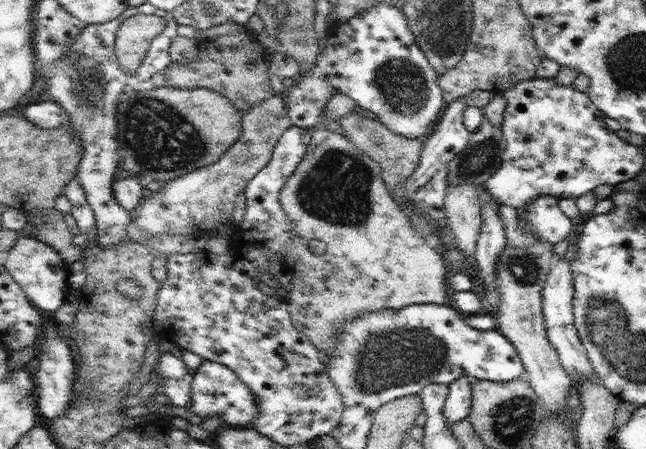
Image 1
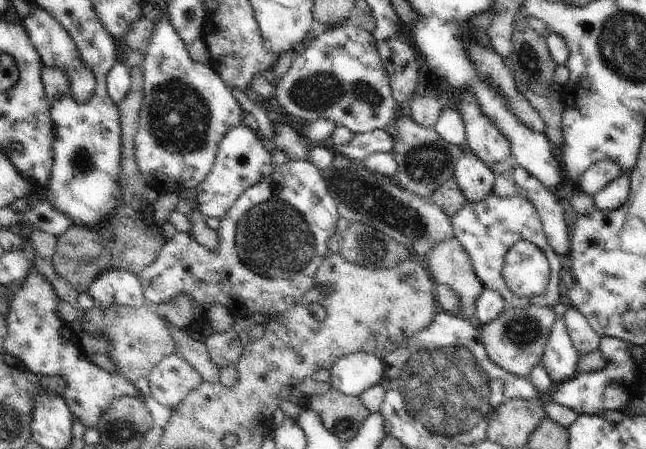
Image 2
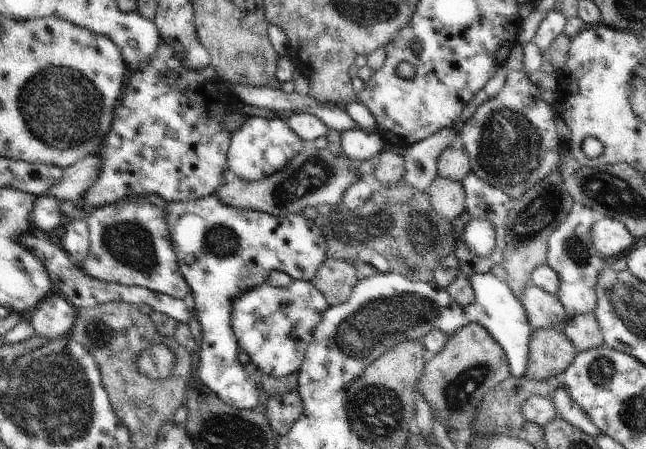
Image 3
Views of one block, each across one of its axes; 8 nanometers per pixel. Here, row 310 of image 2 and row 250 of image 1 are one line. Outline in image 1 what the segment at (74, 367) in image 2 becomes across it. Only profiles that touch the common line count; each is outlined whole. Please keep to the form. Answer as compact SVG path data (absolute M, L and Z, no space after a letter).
M18 232L14 246L7 252L3 265L37 308L56 312L72 293L68 284L70 264L53 246L38 240L34 235Z

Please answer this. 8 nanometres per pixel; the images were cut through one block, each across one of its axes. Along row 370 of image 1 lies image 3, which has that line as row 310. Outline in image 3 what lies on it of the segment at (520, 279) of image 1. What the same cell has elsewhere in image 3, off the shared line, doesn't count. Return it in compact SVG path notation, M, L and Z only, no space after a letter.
M528 286L520 302L525 308L530 324L536 329L561 327L567 320L566 309L558 295L542 288Z

